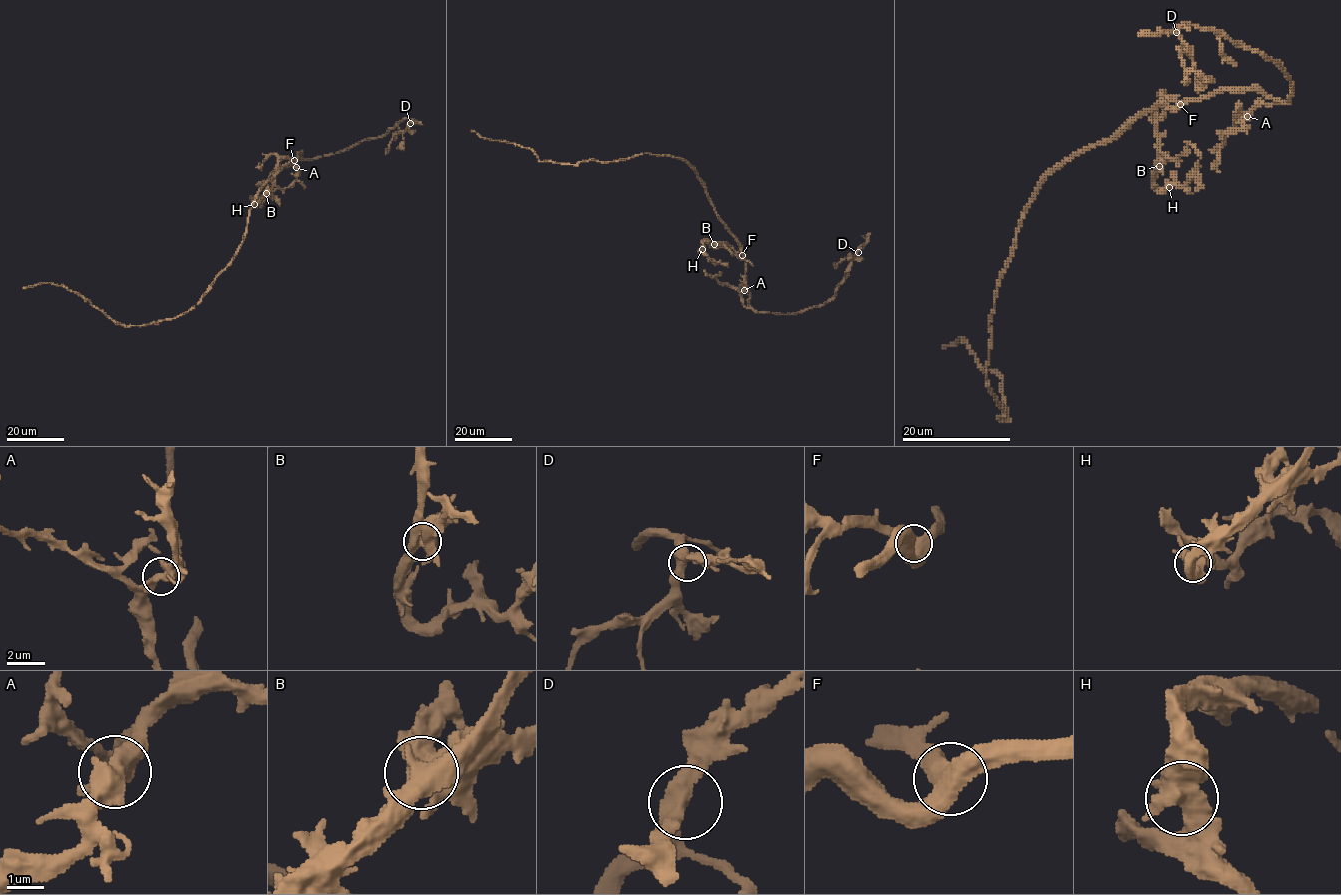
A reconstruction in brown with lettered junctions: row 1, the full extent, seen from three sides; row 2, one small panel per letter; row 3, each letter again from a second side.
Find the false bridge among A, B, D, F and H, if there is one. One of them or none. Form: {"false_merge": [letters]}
{"false_merge": ["B"]}

